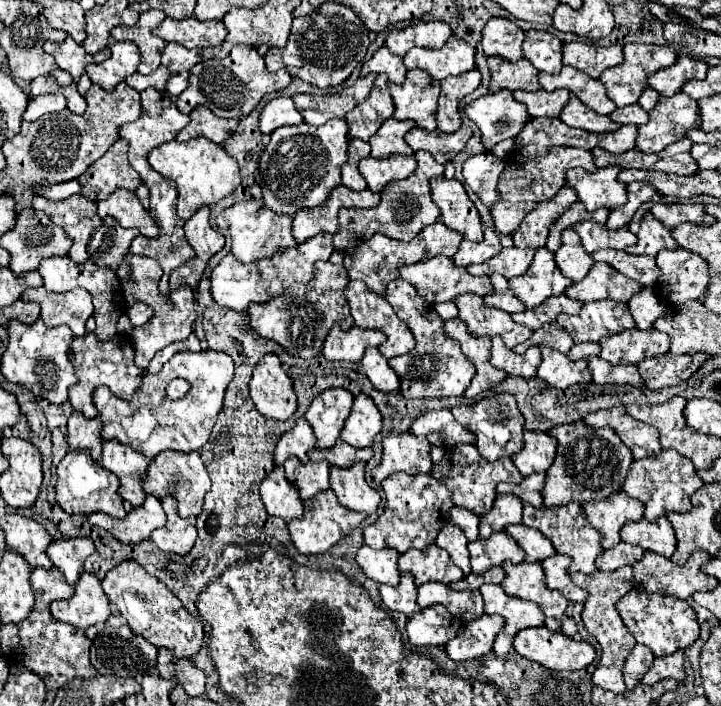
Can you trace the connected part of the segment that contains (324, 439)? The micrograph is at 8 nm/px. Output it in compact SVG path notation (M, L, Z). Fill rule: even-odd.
M329 388L321 392L305 412L305 420L313 426L317 436L317 448L335 446L345 418L353 406L353 394L345 388Z

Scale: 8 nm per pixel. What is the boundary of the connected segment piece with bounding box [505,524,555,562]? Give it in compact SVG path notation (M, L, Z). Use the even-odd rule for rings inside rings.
M515 524L515 526L507 526L505 532L525 550L527 562L545 560L547 556L555 554L555 546L551 544L551 540L535 528L527 528L525 524Z

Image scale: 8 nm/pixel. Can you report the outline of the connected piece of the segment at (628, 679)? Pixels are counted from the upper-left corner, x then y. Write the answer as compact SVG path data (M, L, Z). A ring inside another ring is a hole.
M635 644L635 648L631 650L631 654L627 656L627 660L623 664L623 676L625 676L625 686L627 688L633 688L643 678L643 674L651 666L653 658L655 656L651 654L651 650L647 650L647 646Z

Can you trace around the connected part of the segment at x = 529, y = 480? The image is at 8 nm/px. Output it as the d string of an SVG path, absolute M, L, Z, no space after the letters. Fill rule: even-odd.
M531 474L527 478L523 478L519 484L499 484L497 492L499 494L515 494L519 496L523 502L541 508L543 506L543 496L541 490L545 486L545 474Z

